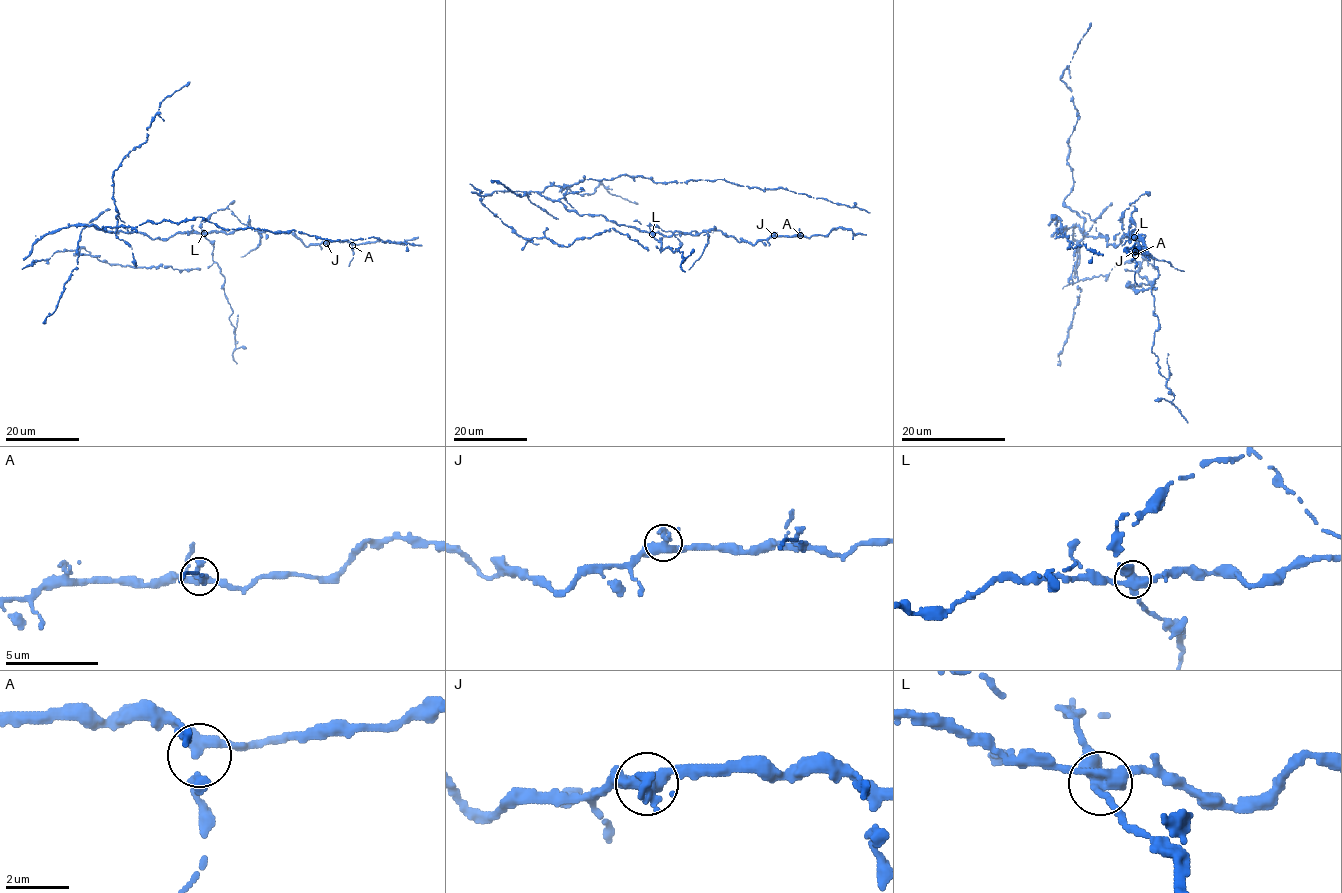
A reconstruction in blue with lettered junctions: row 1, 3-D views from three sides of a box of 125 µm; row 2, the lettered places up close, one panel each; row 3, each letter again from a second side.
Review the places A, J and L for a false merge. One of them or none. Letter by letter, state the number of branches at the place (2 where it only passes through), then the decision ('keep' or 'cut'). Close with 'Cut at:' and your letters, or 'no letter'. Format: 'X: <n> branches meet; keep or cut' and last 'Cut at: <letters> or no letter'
A: 4 branches meet; keep
J: 4 branches meet; keep
L: 4 branches meet; cut
Cut at: L

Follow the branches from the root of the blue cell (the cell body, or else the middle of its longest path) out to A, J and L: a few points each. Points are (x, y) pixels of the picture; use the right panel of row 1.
A: (1078, 226), (1106, 235), (1106, 246), (1135, 230), (1127, 235), (1143, 234), (1148, 254), (1135, 255)
J: (1078, 226), (1106, 235), (1106, 246), (1135, 230), (1127, 235), (1143, 234), (1148, 255), (1135, 251)
L: (1078, 226), (1088, 237), (1106, 235), (1106, 246), (1117, 246), (1122, 237), (1134, 237)

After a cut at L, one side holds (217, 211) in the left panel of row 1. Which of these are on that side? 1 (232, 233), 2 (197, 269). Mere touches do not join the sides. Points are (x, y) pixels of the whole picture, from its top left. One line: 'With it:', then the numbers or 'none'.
With it: none

